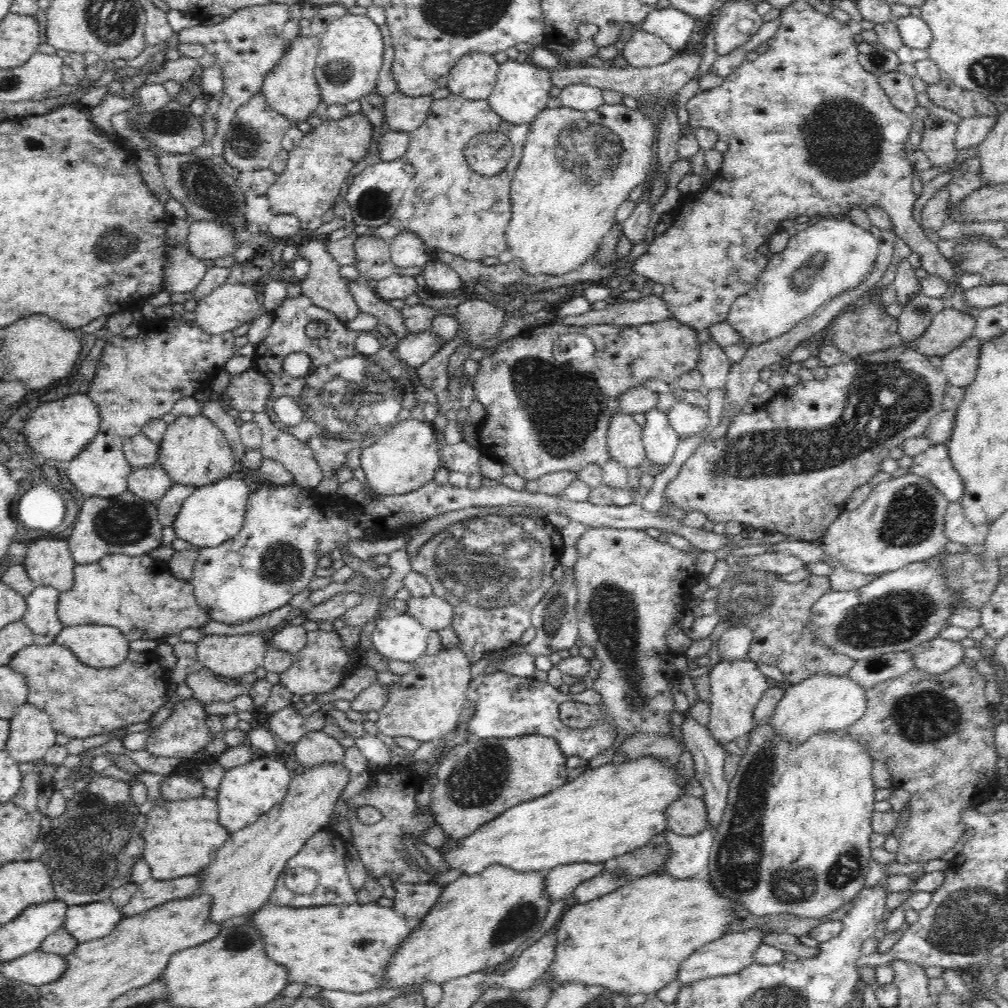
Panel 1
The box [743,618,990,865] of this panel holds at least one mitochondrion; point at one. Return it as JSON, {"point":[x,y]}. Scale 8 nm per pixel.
{"point":[925,716]}

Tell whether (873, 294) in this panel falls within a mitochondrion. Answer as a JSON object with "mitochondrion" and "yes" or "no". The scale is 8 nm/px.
{"mitochondrion":"no"}

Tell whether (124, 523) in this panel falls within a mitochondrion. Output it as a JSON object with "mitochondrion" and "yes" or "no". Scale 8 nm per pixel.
{"mitochondrion":"yes"}

